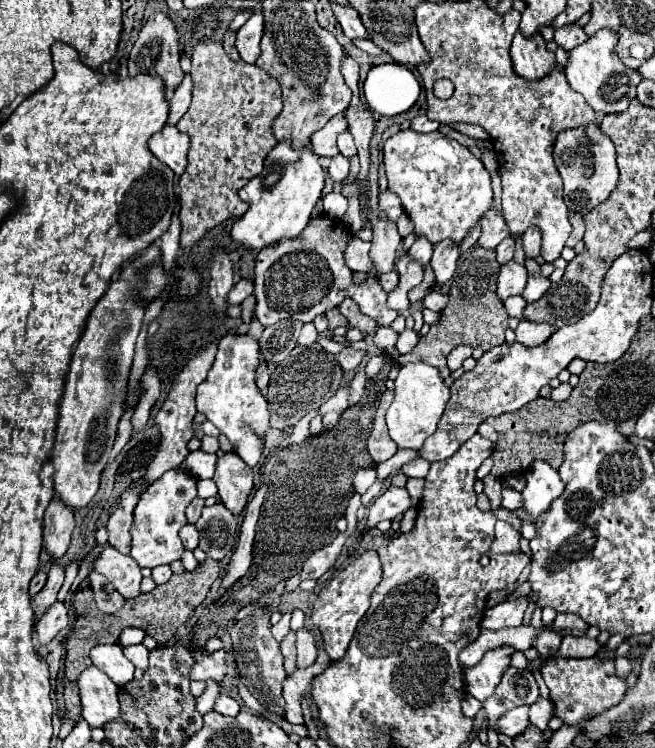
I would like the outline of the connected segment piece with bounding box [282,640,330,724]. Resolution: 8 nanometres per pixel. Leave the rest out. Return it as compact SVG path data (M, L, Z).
M318 642L318 658L312 666L304 670L294 670L292 674L286 676L284 688L282 688L282 698L286 700L286 718L292 724L304 724L302 716L302 698L310 692L310 684L316 674L322 674L330 666L330 656L324 652L324 642Z

